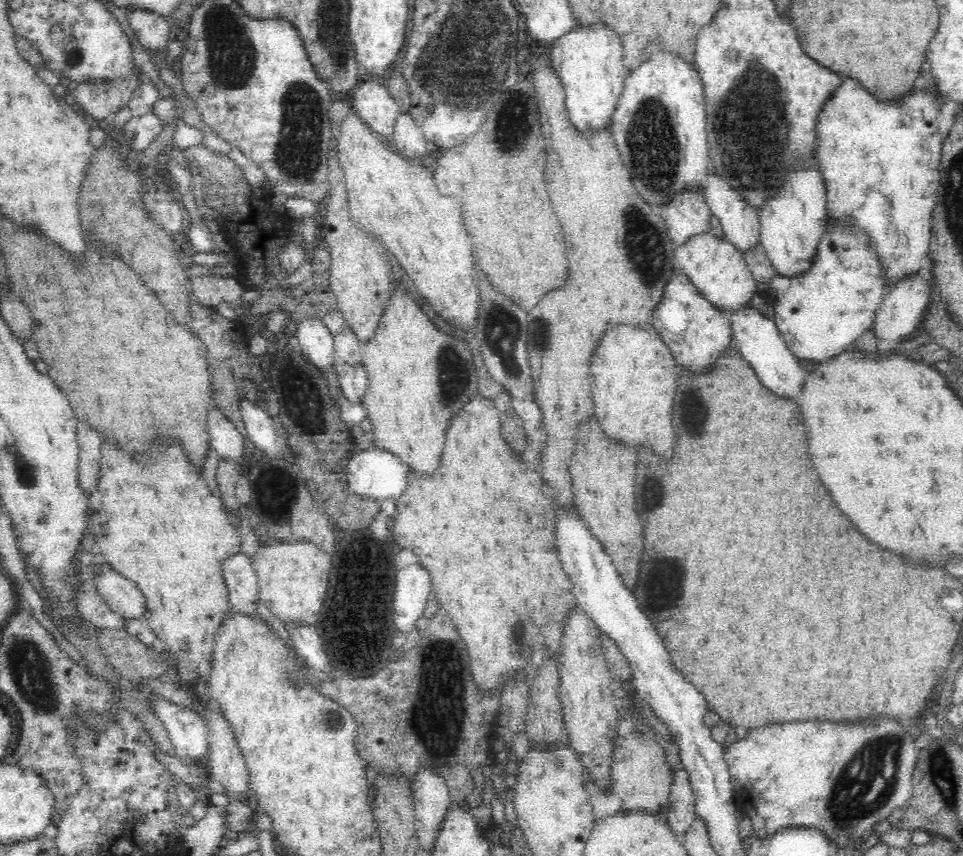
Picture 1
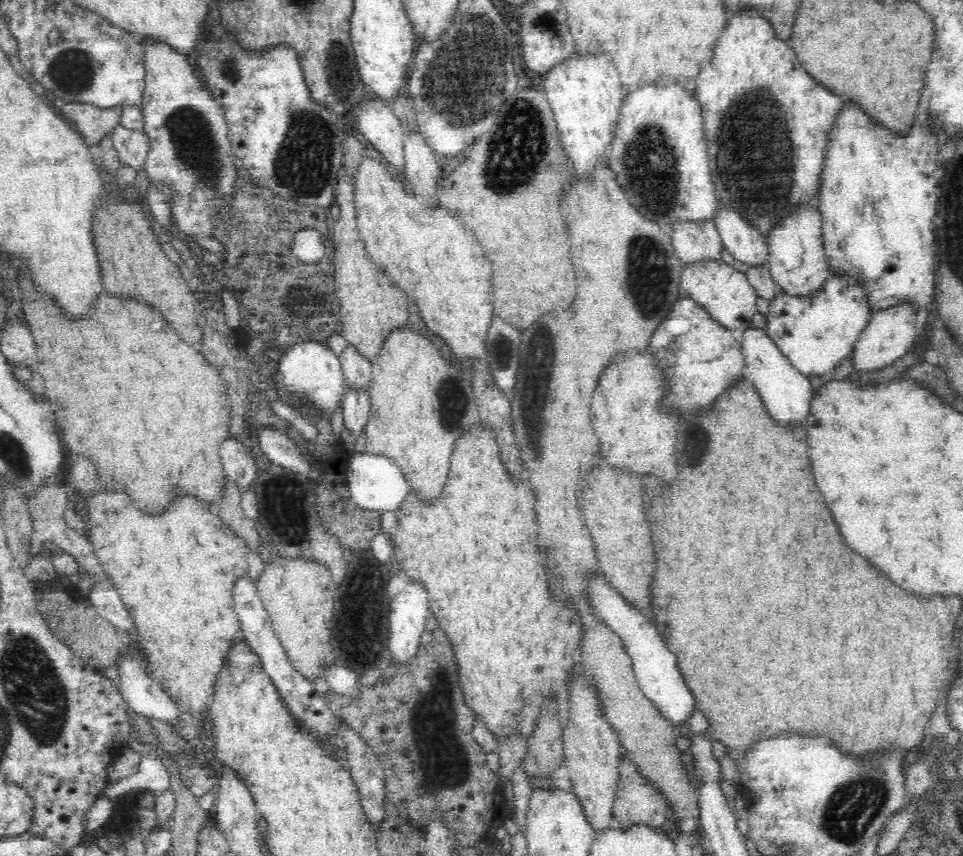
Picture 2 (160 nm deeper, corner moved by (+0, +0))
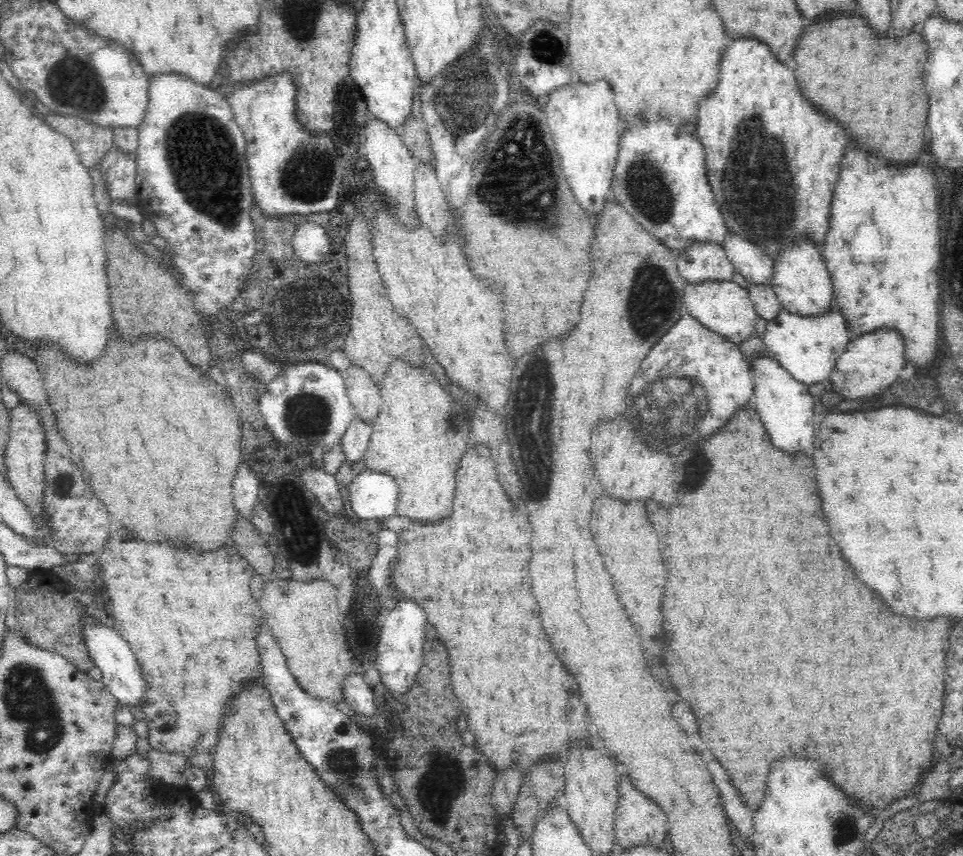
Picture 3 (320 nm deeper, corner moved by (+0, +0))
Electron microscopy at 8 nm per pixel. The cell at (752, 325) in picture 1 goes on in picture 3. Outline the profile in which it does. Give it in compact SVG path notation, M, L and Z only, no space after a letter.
M766 352L766 355L756 353L752 358L751 374L753 377L752 402L758 411L758 416L764 423L766 434L774 440L774 444L782 450L808 450L812 452L815 422L814 398L808 391L806 383L794 379L778 360Z

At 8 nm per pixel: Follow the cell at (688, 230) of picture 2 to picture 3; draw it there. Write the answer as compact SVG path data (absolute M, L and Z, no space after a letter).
M694 242L674 250L679 273L686 282L702 279L732 279L734 270L718 242Z

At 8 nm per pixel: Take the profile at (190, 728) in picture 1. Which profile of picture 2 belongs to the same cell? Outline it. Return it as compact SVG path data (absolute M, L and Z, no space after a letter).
M136 657L118 660L119 692L137 713L148 719L161 720L172 728L183 718L179 704L164 692L162 686L149 678L145 667Z

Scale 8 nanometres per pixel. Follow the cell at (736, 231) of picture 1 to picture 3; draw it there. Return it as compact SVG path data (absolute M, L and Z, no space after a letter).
M727 231L721 244L725 254L733 266L733 270L741 274L749 283L770 283L773 274L773 259L751 240L747 240L736 231Z

